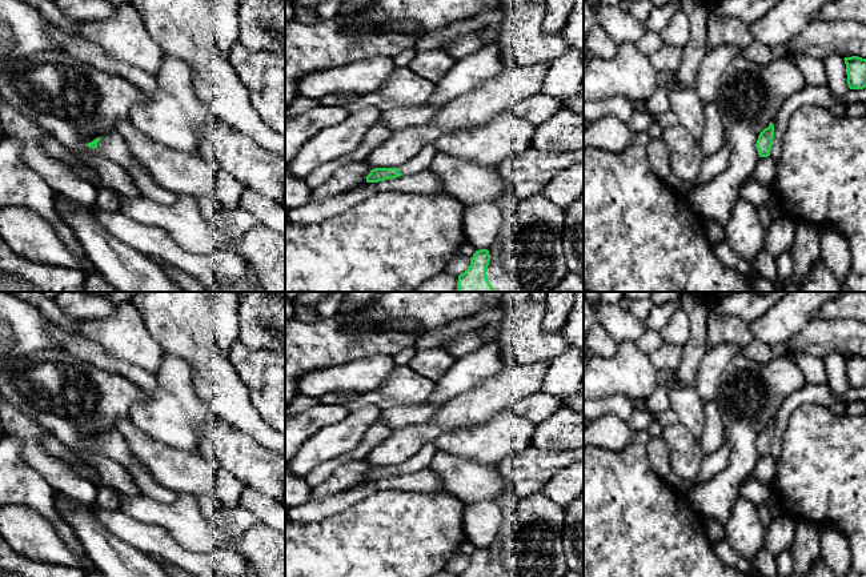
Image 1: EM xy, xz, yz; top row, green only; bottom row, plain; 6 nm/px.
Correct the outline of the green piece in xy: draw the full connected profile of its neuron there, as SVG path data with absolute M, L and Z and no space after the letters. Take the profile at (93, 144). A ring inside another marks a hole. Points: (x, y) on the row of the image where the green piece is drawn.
M109 131L103 137L88 143L87 147L97 148L104 156L123 165L132 176L141 196L164 207L175 204L179 199L179 195L160 187L149 173L141 169L140 161L132 155L132 151L117 131Z

